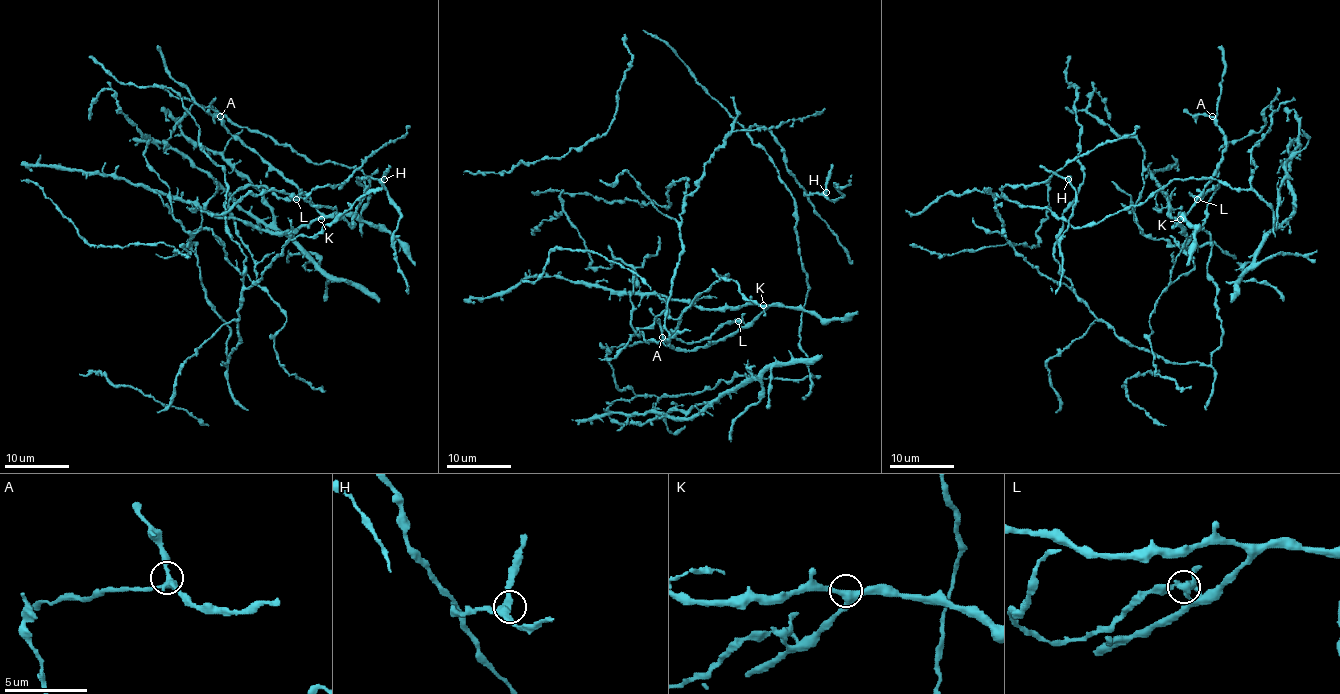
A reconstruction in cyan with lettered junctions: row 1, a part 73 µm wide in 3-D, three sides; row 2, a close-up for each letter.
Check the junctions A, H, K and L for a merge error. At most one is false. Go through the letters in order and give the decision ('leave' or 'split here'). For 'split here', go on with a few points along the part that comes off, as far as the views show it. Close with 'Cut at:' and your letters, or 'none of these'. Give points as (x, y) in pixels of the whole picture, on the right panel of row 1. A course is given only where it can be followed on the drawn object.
A: leave
H: leave
K: leave
L: leave
Cut at: none of these

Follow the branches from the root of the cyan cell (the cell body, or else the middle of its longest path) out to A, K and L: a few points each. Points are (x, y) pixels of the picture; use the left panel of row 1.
A: (274, 260), (224, 364), (189, 237), (210, 229), (253, 282), (229, 198), (298, 190), (220, 116)
K: (274, 260), (224, 364), (189, 237), (210, 229), (253, 282), (237, 190), (305, 195), (321, 219)
L: (274, 260), (224, 364), (189, 237), (210, 229), (253, 282), (229, 198), (295, 198)

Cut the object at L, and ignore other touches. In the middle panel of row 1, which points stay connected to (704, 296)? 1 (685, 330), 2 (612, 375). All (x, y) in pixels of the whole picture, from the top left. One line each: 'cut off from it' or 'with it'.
1: cut off from it
2: cut off from it

